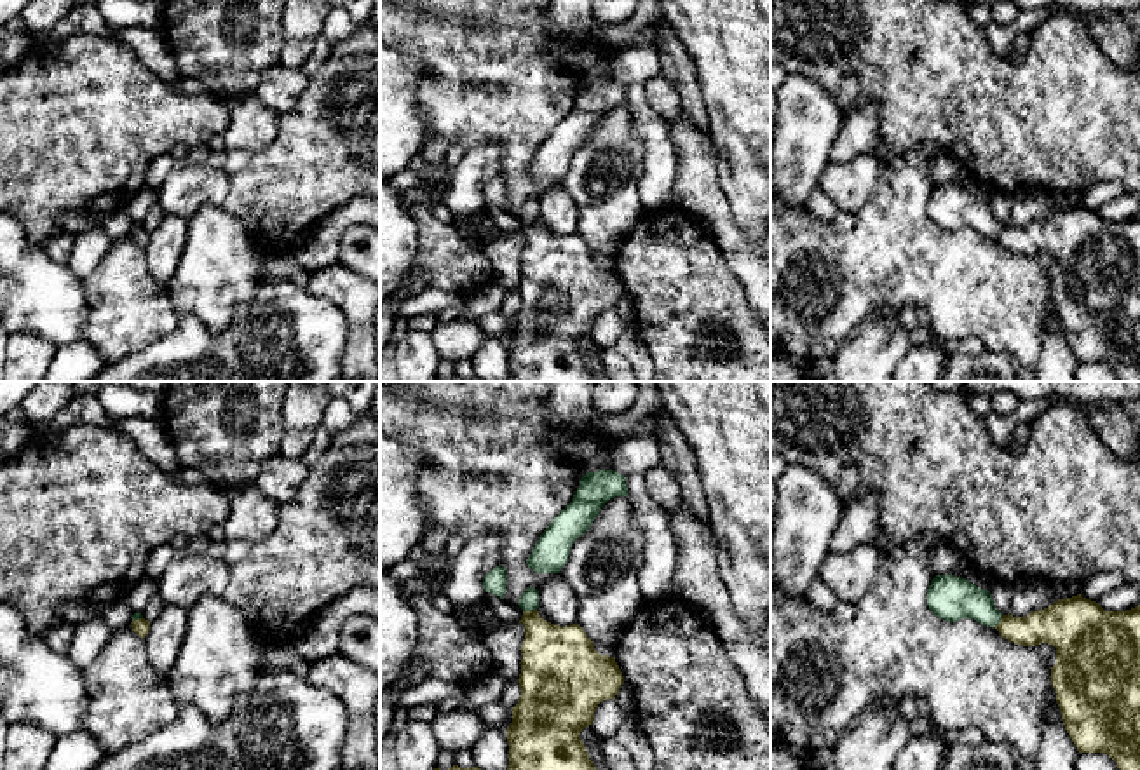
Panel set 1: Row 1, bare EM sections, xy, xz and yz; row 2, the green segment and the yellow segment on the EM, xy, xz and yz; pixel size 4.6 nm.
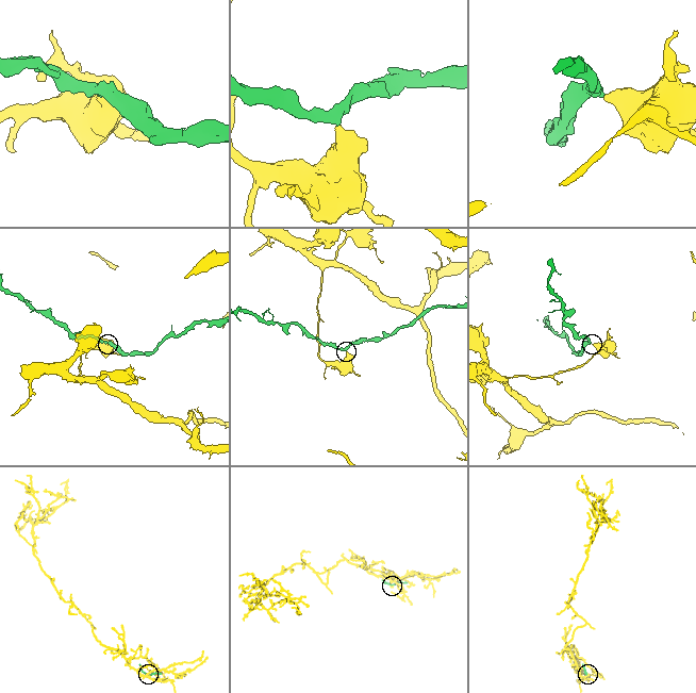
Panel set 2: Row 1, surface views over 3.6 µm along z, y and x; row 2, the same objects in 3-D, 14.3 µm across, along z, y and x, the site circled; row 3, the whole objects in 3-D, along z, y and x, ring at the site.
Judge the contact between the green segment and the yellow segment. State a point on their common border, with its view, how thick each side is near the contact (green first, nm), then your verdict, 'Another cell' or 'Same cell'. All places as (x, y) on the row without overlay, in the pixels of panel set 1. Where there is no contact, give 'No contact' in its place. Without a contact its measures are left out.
Touches green at xz (529, 220). Thickness 90 nm (green) against 300 nm. Another cell

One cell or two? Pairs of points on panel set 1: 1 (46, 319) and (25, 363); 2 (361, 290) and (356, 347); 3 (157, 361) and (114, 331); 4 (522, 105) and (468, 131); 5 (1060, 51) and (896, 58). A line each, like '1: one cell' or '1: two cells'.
1: two cells
2: one cell
3: two cells
4: one cell
5: one cell

